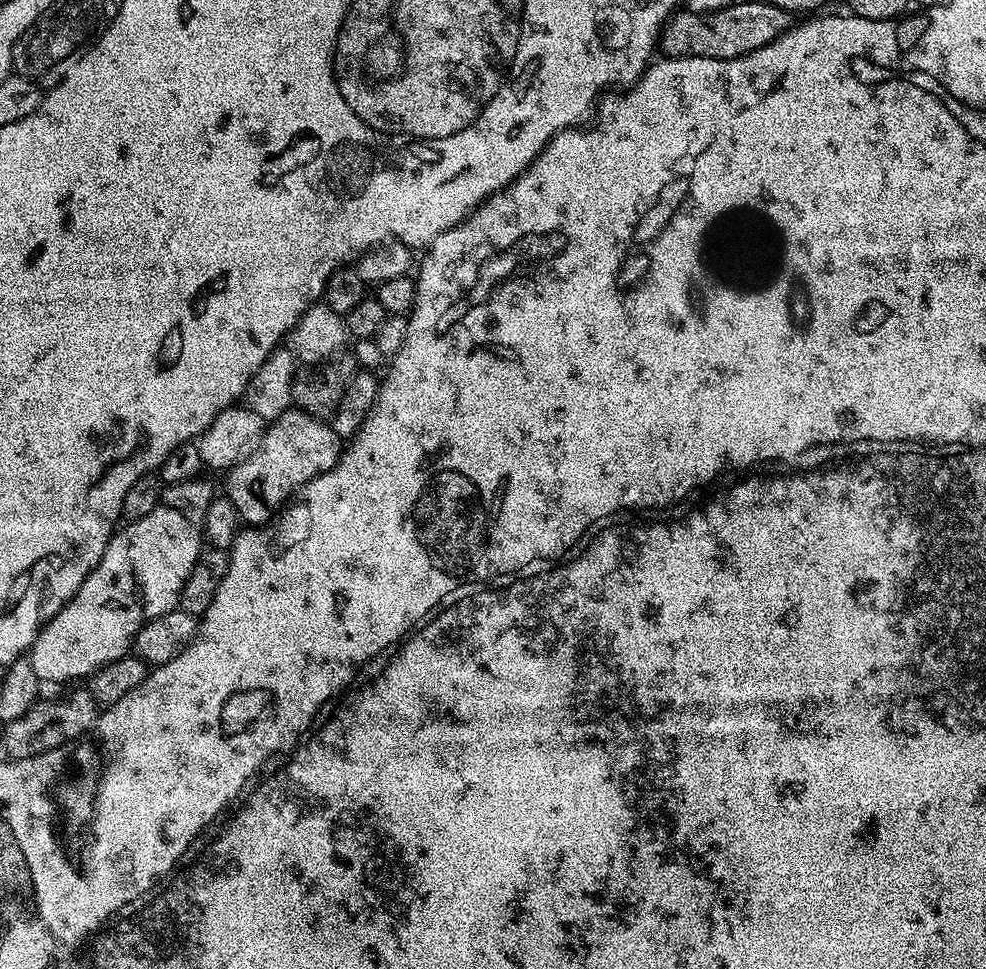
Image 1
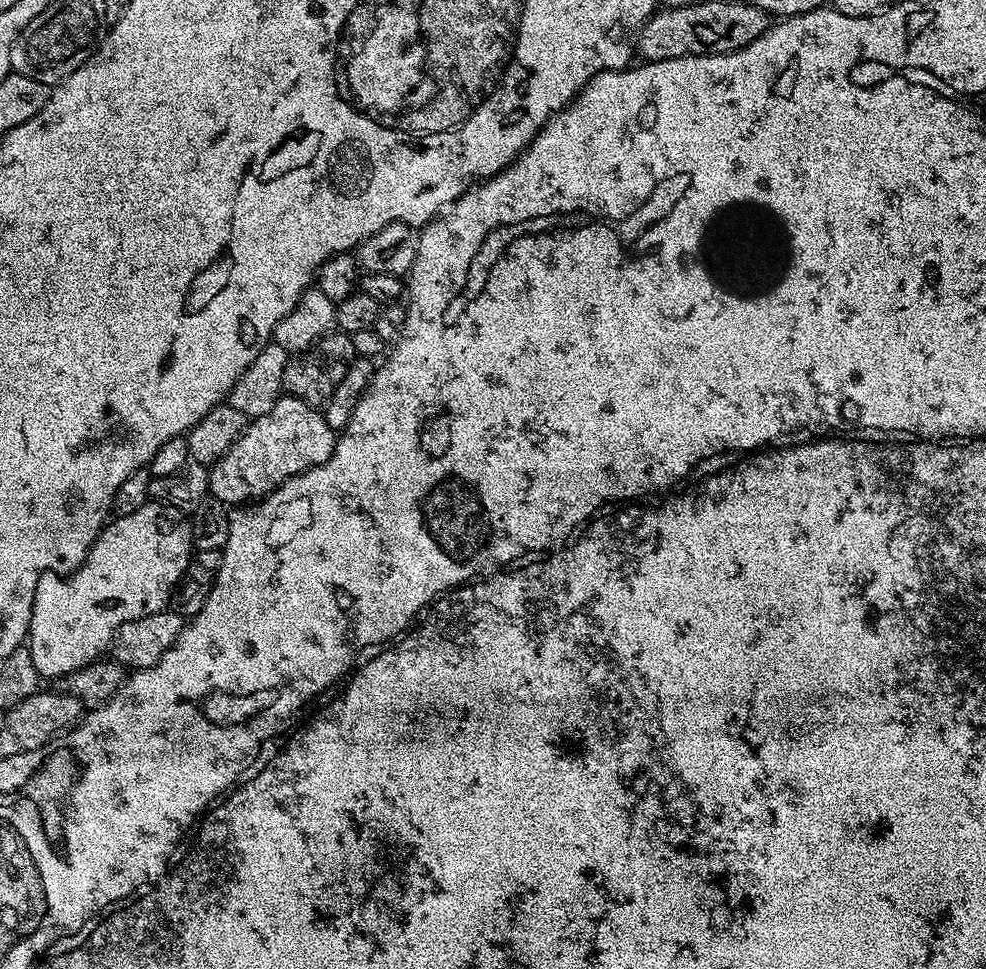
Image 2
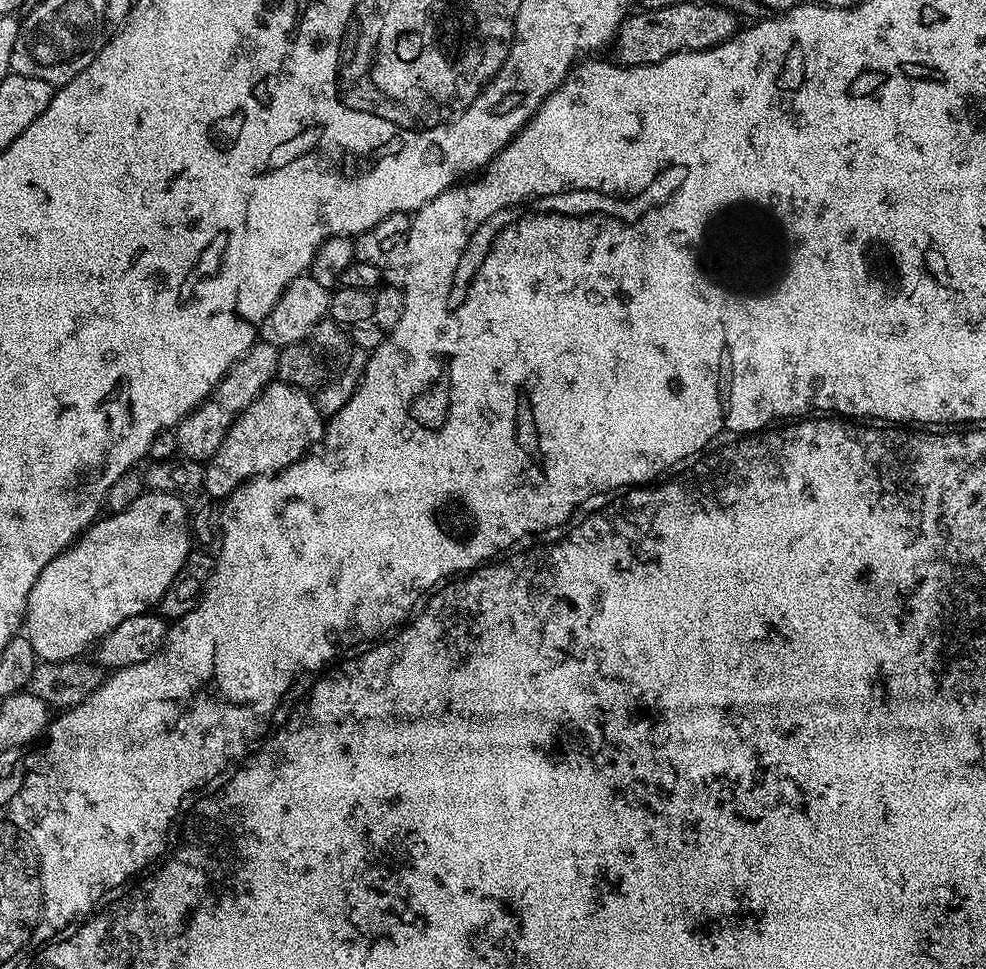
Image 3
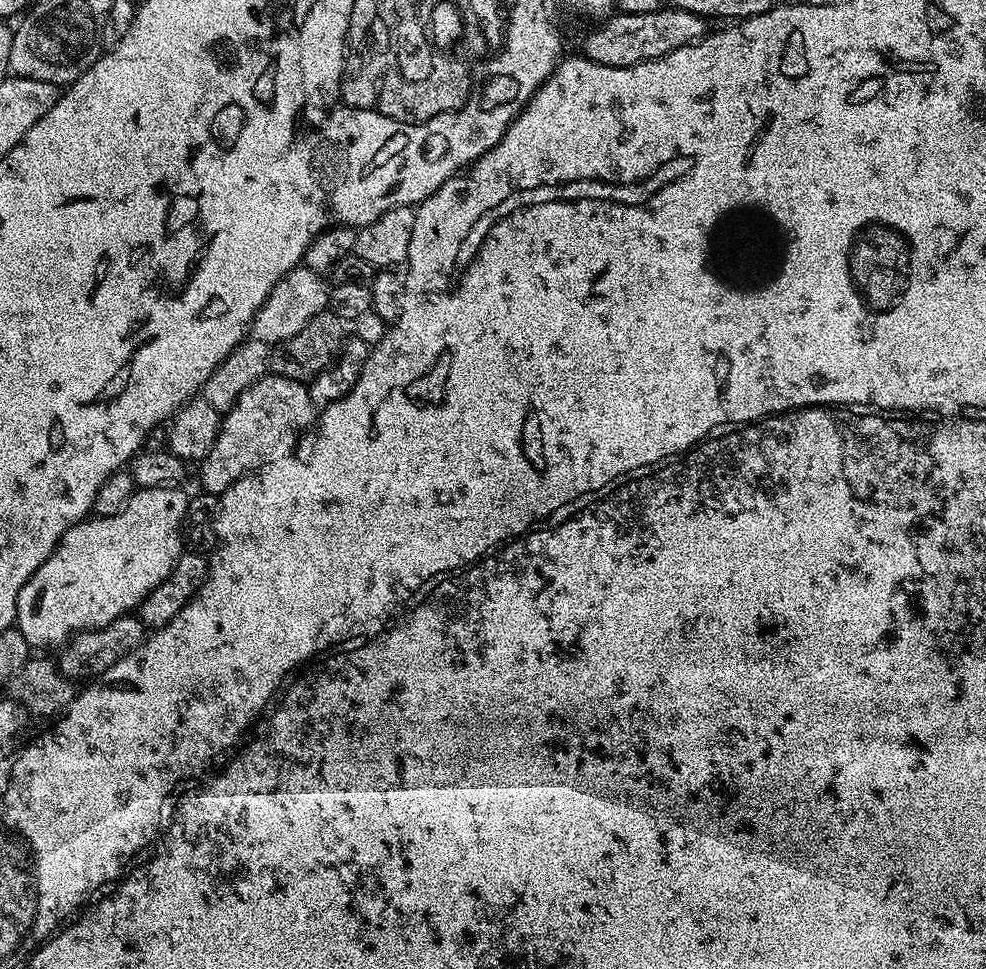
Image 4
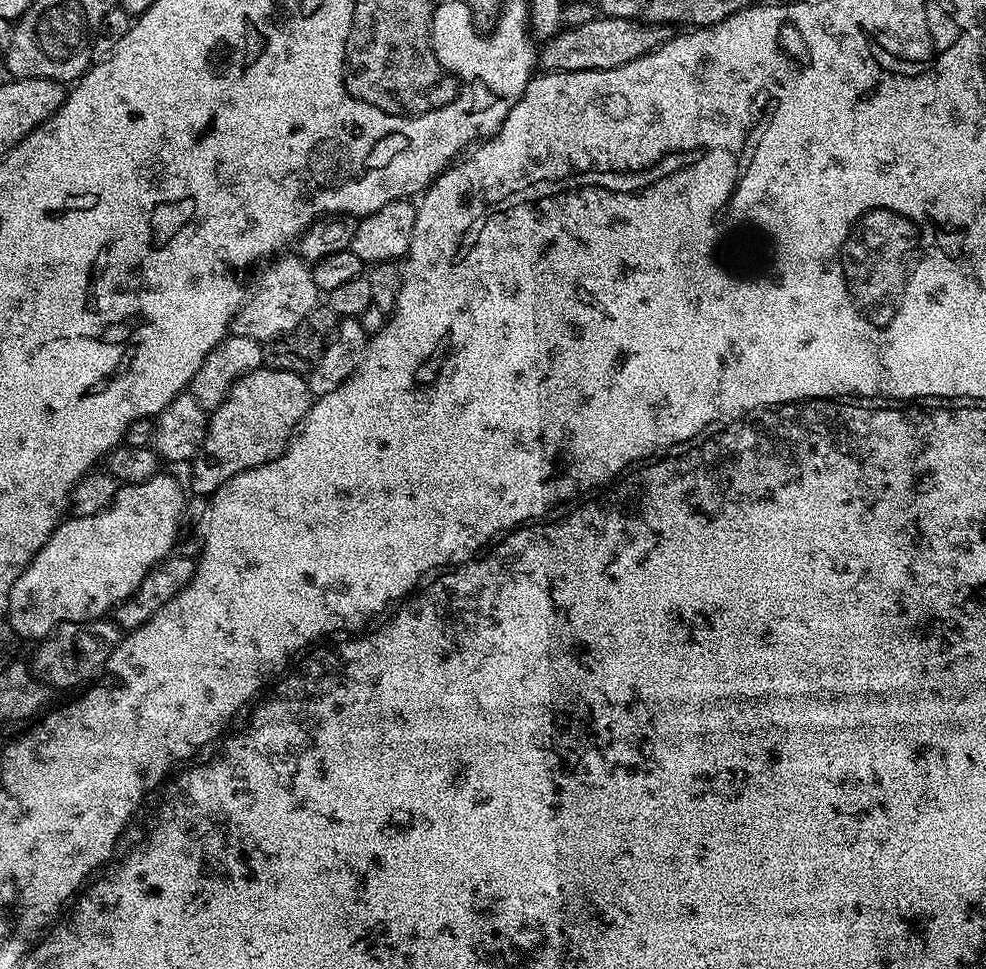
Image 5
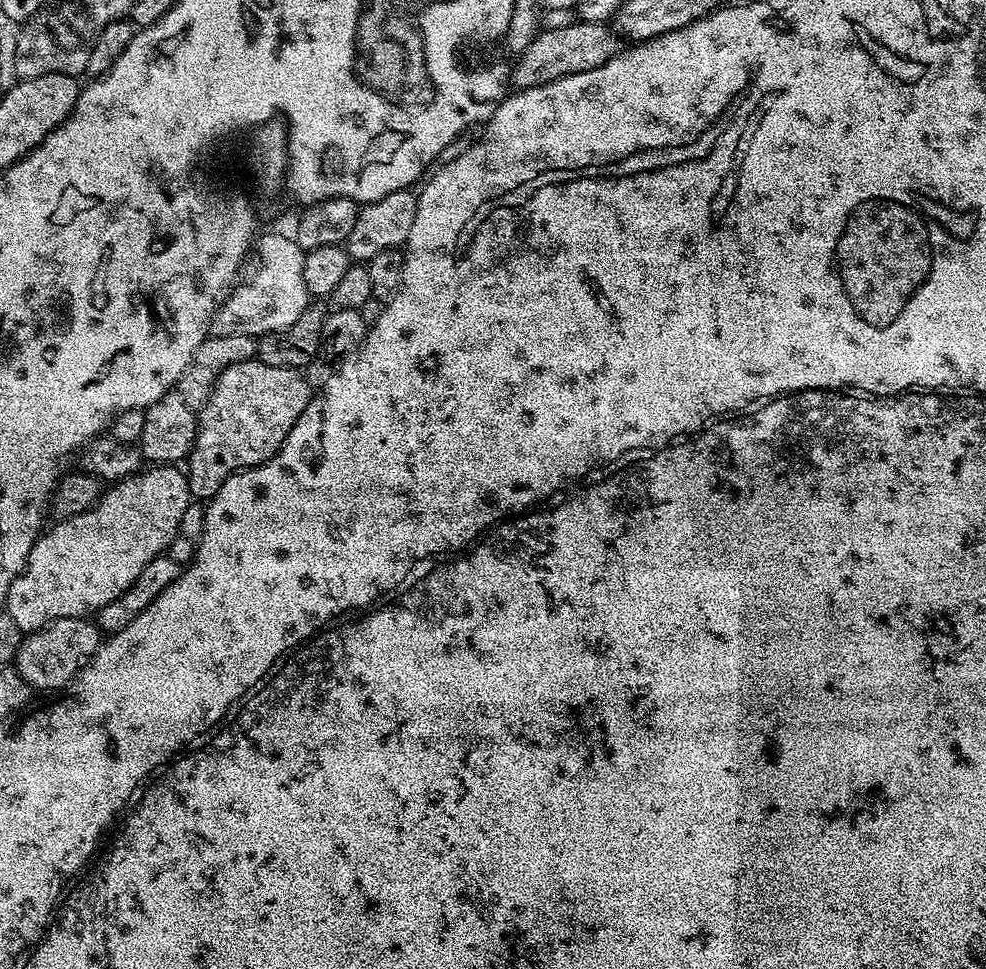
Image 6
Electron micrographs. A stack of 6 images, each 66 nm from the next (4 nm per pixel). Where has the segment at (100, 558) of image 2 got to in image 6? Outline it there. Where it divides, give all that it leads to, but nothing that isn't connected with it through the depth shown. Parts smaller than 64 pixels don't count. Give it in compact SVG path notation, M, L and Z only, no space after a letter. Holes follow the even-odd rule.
M148 466L134 476L117 480L109 487L112 489L109 492L107 489L90 510L69 520L53 523L36 539L26 566L18 578L14 578L8 591L6 614L14 618L21 633L34 632L58 618L91 617L102 606L106 606L106 602L114 602L114 598L121 596L134 582L134 578L142 574L146 562L167 549L168 543L179 532L190 503L188 477L178 469L176 466Z

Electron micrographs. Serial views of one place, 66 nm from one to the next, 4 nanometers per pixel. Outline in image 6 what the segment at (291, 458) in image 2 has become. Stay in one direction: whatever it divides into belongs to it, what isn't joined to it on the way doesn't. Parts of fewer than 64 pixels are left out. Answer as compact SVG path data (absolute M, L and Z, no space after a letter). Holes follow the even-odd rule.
M253 358L222 370L210 398L198 412L196 441L191 454L186 457L189 493L197 501L207 502L220 489L222 482L226 482L226 478L230 478L235 472L264 464L284 445L284 439L298 422L302 410L306 410L309 399L310 385L295 368L266 366L258 358Z

